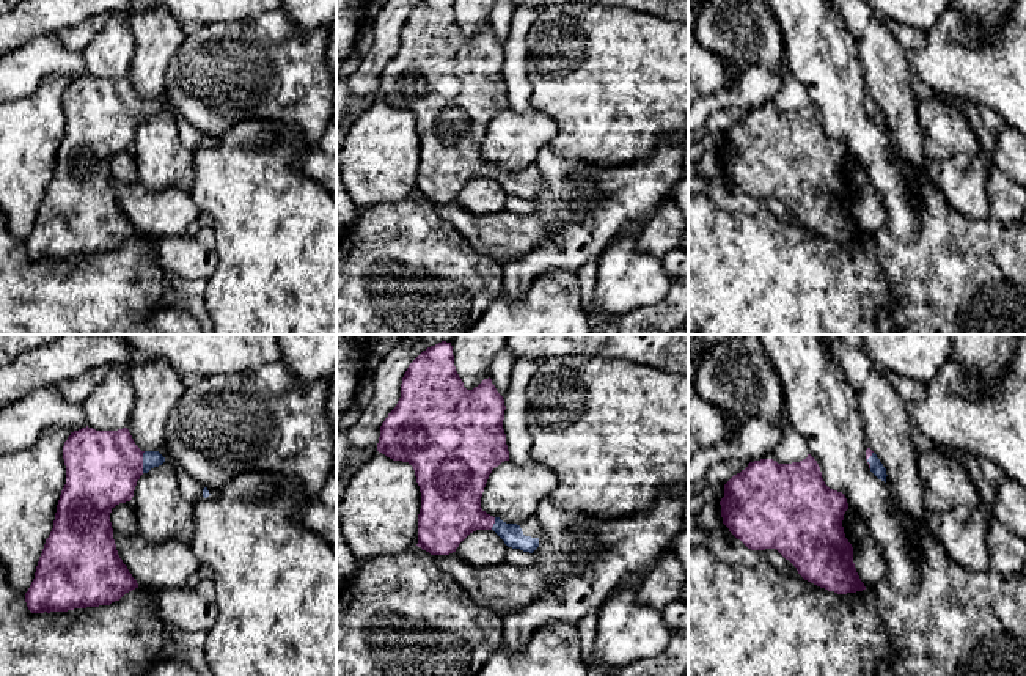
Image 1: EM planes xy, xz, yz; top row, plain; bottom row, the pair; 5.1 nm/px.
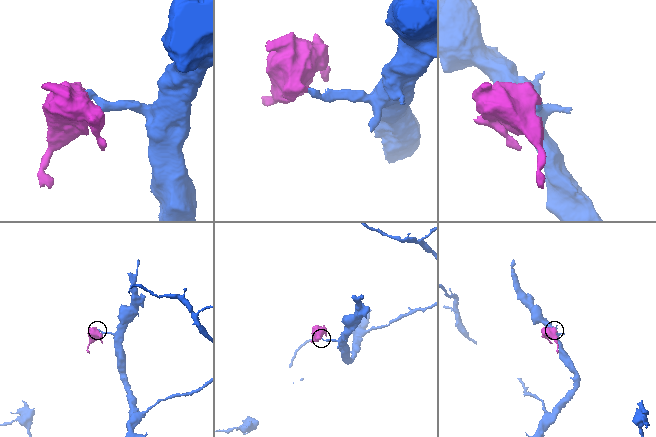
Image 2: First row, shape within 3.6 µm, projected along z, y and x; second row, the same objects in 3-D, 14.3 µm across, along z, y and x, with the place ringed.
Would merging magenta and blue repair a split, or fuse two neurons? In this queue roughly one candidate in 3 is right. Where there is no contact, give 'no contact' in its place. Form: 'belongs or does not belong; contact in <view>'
belongs; contact in xy

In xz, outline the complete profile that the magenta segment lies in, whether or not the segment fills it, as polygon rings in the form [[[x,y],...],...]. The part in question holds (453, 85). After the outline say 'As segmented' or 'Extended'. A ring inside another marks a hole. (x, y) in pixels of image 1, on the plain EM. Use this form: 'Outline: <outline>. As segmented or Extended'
Outline: [[[421,0],[407,16],[401,46],[380,74],[377,99],[393,108],[409,110],[421,140],[418,195],[431,203],[449,203],[476,178],[493,178],[508,195],[533,201],[542,181],[536,163],[523,171],[506,171],[481,156],[489,123],[509,108],[503,77],[504,47],[492,27],[473,38],[464,35],[453,0]]]. Extended

